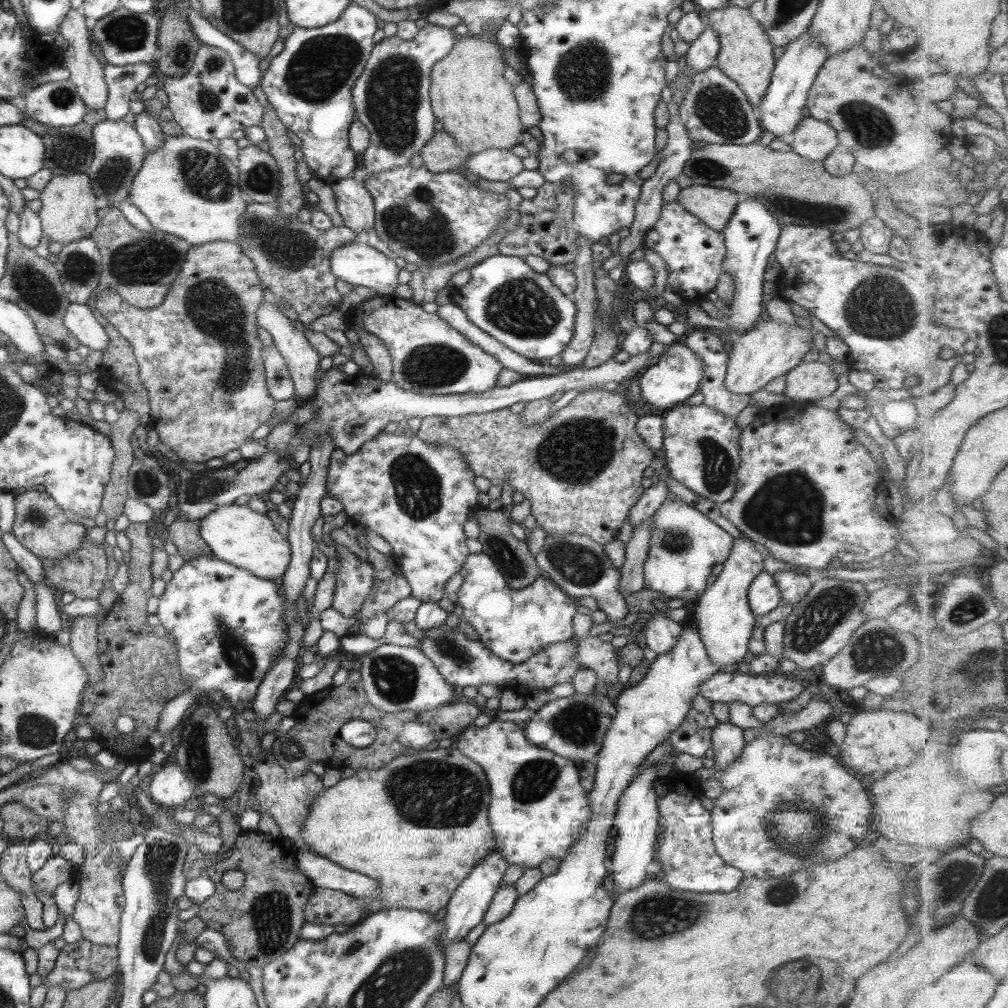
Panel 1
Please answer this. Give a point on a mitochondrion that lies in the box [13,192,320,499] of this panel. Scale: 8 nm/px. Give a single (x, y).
(217, 311)

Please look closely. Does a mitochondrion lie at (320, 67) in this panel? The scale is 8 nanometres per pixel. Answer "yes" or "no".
yes

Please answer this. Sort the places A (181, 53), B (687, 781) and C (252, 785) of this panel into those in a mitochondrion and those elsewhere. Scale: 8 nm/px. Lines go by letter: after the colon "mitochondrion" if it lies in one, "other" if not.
A: mitochondrion
B: other
C: other

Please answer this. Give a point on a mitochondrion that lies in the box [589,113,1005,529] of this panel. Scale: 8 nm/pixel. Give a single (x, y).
(867, 312)

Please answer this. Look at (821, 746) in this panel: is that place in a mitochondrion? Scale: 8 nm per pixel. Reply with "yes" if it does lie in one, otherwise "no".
no

